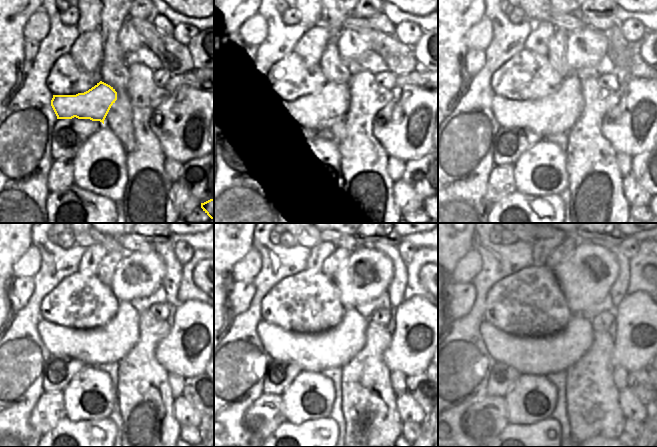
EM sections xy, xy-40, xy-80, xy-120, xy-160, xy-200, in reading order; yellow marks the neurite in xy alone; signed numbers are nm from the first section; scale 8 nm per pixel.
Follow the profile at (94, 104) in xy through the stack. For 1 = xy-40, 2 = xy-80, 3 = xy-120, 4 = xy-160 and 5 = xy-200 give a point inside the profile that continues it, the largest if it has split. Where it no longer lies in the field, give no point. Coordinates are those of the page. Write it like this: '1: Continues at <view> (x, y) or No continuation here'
1: Continues at xy-40 (322, 109)
2: Continues at xy-80 (556, 113)
3: Continues at xy-120 (110, 343)
4: Continues at xy-160 (316, 352)
5: Continues at xy-200 (528, 355)

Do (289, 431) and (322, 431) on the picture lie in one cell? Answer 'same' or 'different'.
same

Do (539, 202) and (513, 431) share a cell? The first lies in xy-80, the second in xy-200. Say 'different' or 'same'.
same

